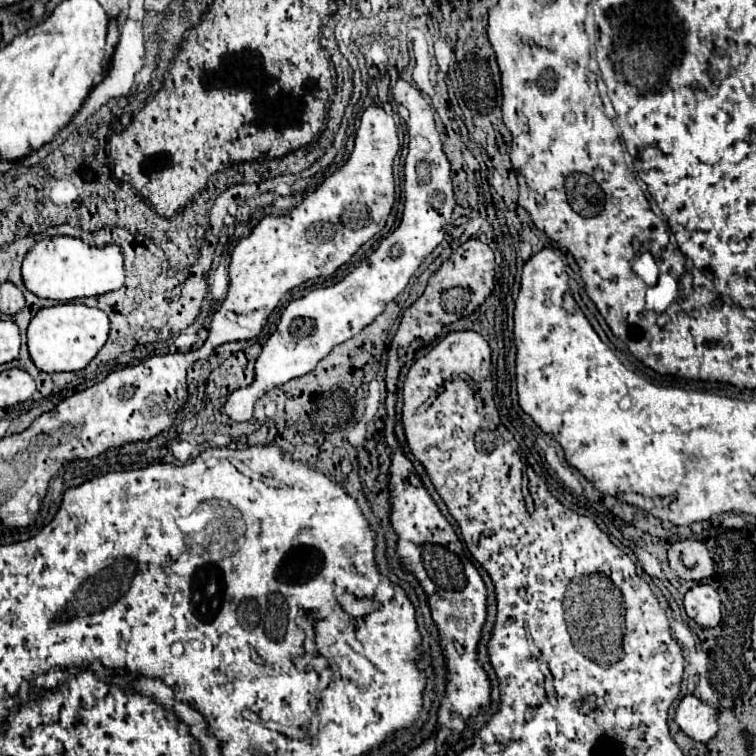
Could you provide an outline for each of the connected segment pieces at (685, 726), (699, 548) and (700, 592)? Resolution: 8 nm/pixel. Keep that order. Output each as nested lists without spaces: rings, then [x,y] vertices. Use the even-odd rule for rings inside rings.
[[[685,695],[675,711],[675,723],[691,739],[707,743],[717,733],[717,713],[711,705],[703,703],[695,695]]]
[[[683,539],[669,547],[669,567],[681,579],[701,581],[701,579],[711,577],[713,559],[701,541]]]
[[[697,585],[685,593],[685,611],[701,627],[717,627],[721,621],[719,593],[711,585]]]

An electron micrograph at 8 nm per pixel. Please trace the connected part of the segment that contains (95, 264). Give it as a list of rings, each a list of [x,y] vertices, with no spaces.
[[[45,237],[25,255],[21,275],[27,291],[45,299],[67,301],[103,295],[123,287],[123,253],[115,245],[105,245],[105,249],[97,249],[75,237]]]

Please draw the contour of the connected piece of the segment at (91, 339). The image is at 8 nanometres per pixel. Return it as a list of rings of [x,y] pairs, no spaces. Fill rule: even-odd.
[[[75,303],[45,307],[39,309],[39,313],[29,323],[27,329],[29,355],[37,365],[37,369],[45,373],[85,369],[107,341],[107,331],[109,331],[109,319],[99,309],[87,305],[75,305]]]

